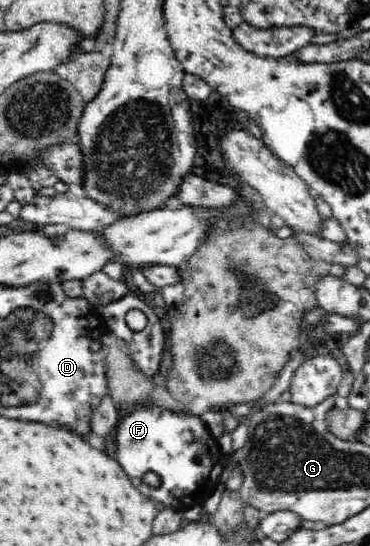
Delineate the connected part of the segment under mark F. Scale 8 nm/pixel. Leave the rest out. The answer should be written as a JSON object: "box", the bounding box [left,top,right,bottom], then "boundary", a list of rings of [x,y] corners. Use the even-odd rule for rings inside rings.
{"box":[111,403,225,513],"boundary":[[[135,403],[120,413],[117,424],[111,432],[114,437],[113,459],[121,465],[131,482],[162,508],[169,508],[177,513],[185,513],[195,506],[202,506],[219,482],[219,477],[225,465],[225,453],[219,446],[218,439],[208,429],[200,416],[190,412],[176,413],[166,407],[151,403]],[[146,472],[156,472],[160,476],[160,485],[149,488],[141,480]]]}

